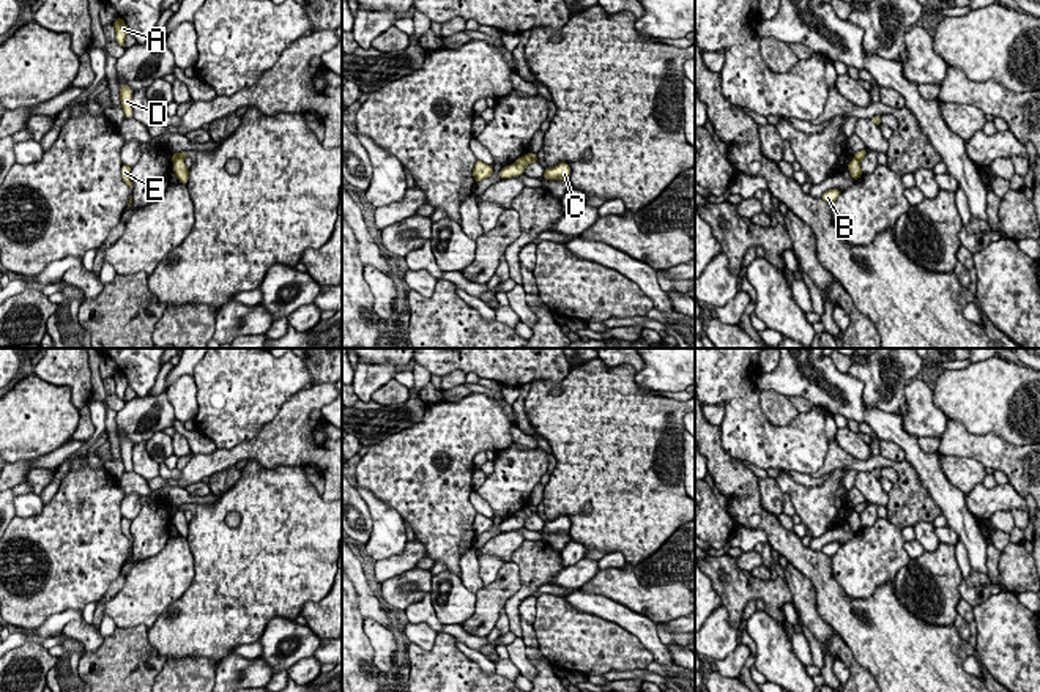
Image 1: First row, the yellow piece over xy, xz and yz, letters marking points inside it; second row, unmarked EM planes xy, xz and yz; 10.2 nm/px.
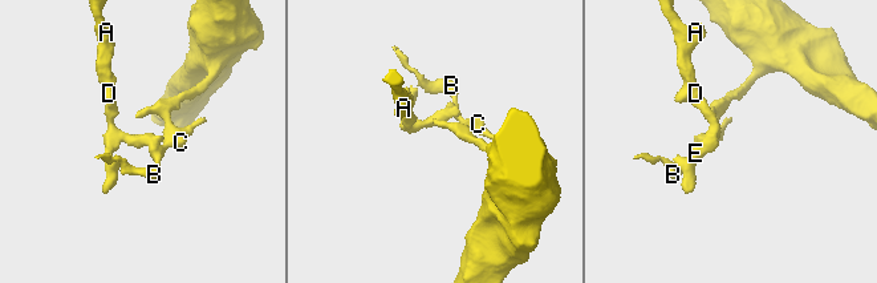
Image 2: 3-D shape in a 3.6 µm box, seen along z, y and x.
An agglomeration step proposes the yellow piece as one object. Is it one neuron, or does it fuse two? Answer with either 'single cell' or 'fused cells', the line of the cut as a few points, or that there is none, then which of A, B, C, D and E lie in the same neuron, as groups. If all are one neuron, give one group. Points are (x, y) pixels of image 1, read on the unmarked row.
fused cells | xy (182, 511), (174, 516) | A D E / B C

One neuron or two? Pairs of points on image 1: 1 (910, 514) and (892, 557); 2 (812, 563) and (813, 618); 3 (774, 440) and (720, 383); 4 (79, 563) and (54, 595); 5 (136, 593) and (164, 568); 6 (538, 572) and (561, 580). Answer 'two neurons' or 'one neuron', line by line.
1: two neurons
2: two neurons
3: one neuron
4: one neuron
5: one neuron
6: two neurons

